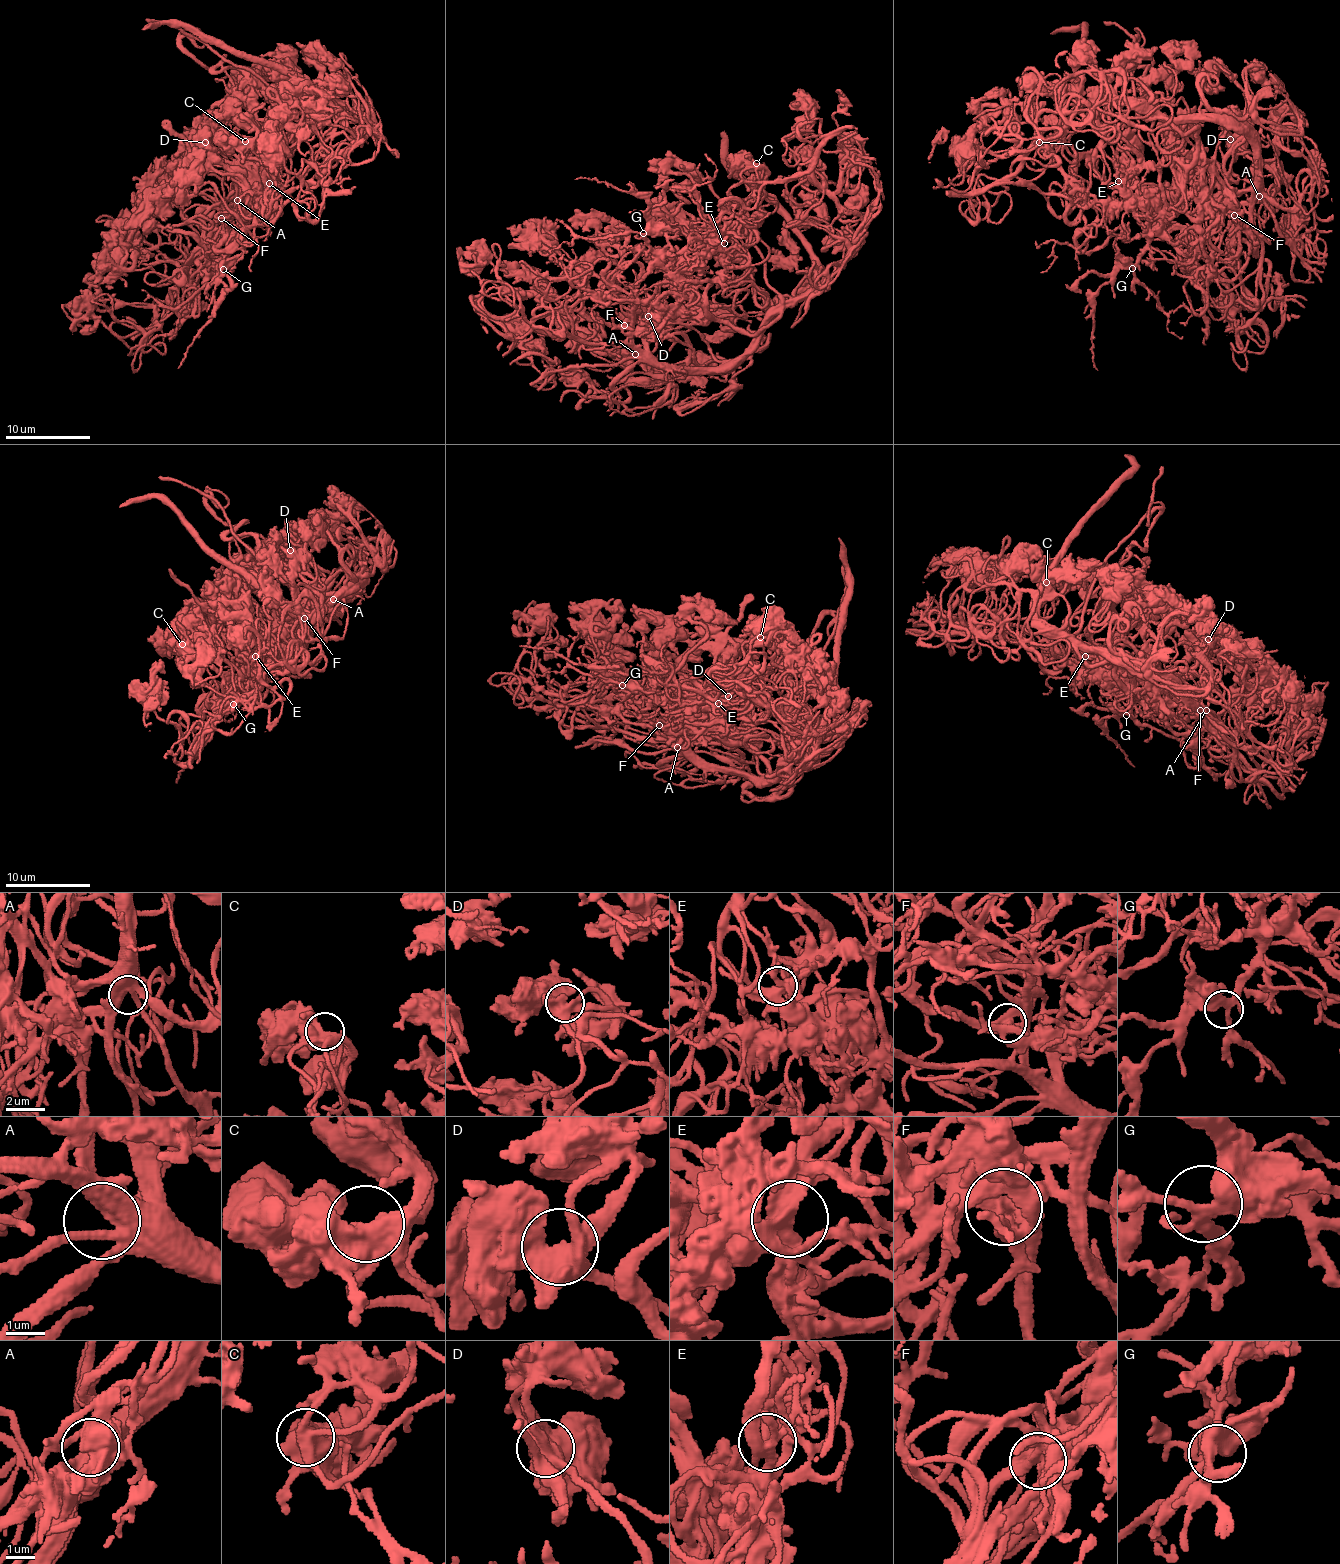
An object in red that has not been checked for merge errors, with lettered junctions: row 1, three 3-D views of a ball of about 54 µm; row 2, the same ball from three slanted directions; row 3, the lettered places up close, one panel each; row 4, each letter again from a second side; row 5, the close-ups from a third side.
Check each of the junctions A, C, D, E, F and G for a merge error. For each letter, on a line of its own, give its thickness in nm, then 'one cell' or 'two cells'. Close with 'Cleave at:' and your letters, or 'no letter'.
A: calibre 440 nm; one cell
C: calibre 550 nm; one cell
D: calibre 550 nm; one cell
E: calibre 480 nm; two cells
F: calibre 400 nm; two cells
G: calibre 340 nm; one cell
Cleave at: E, F

